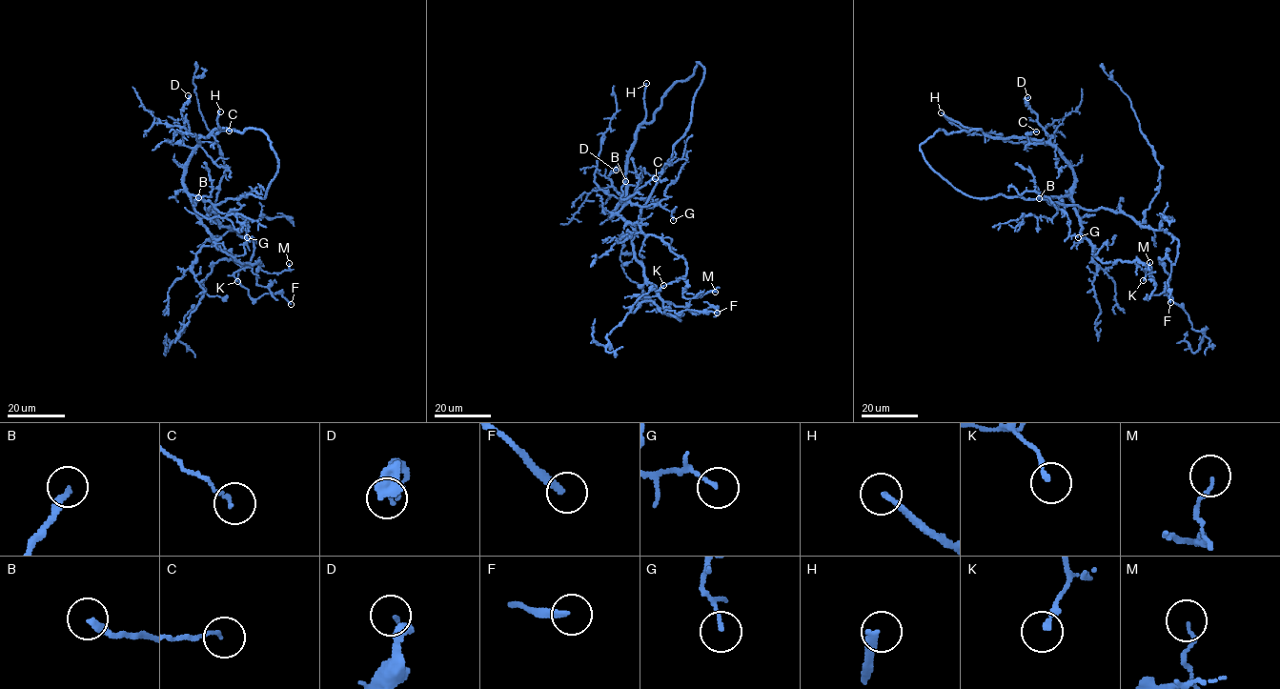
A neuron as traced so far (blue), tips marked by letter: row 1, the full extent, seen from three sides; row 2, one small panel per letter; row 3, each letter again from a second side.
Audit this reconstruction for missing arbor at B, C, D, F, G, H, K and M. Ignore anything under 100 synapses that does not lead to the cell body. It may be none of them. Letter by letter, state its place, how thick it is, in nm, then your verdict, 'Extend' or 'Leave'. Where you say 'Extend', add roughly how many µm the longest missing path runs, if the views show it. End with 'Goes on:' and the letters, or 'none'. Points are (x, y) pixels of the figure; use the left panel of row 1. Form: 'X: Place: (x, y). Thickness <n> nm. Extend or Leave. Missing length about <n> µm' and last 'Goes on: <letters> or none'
B: Place: (198, 197). Thickness 240 nm. Leave
C: Place: (229, 131). Thickness 120 nm. Leave
D: Place: (188, 95). Thickness 110 nm. Leave
F: Place: (291, 304). Thickness 260 nm. Leave
G: Place: (247, 237). Thickness 120 nm. Leave
H: Place: (220, 111). Thickness 200 nm. Extend. Missing length about 170 µm
K: Place: (237, 281). Thickness 190 nm. Leave
M: Place: (289, 263). Thickness 120 nm. Leave
Goes on: H

